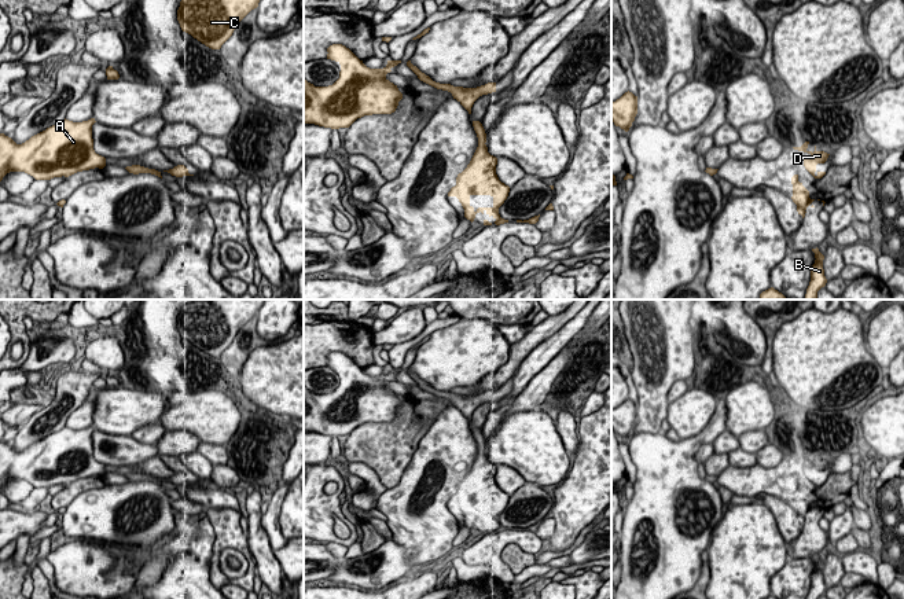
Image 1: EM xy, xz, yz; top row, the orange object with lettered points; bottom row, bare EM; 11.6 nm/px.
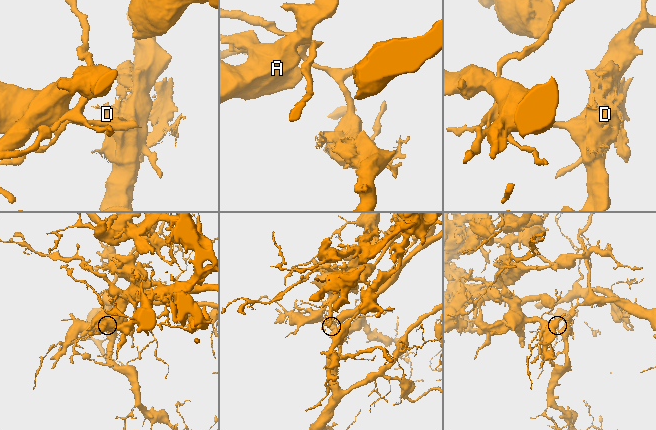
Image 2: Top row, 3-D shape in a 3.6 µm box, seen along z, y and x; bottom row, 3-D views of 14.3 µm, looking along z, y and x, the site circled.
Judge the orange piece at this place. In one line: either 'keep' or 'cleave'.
cleave

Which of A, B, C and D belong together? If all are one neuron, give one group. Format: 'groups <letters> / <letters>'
groups A C / B D

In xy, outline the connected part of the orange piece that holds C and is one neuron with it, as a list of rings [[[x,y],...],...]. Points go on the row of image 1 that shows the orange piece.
[[[181,0],[177,21],[183,32],[212,49],[220,49],[260,0]]]

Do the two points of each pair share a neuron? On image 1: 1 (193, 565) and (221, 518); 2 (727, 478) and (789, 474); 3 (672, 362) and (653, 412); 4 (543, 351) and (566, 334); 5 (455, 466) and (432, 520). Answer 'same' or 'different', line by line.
1: different
2: same
3: same
4: same
5: same

